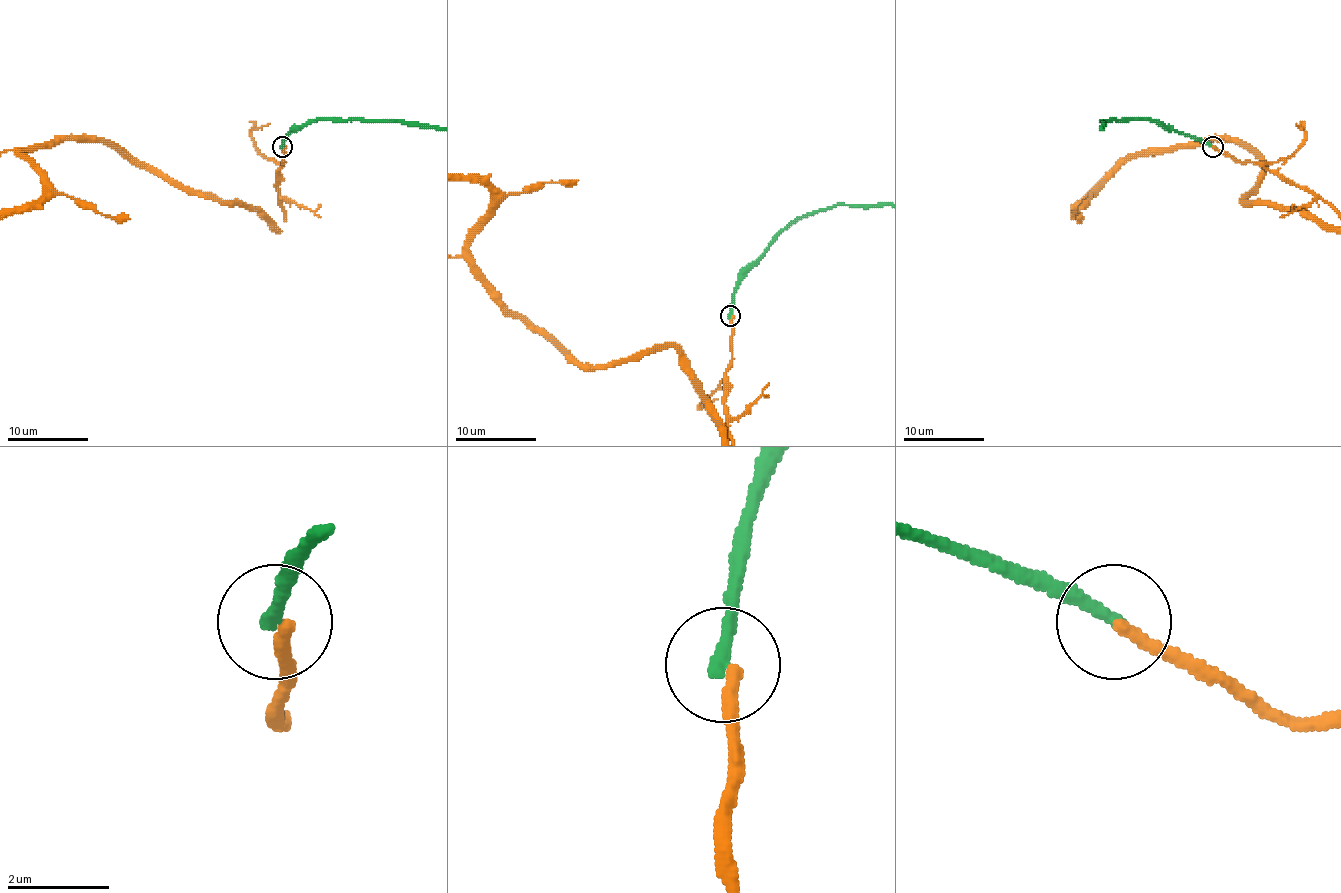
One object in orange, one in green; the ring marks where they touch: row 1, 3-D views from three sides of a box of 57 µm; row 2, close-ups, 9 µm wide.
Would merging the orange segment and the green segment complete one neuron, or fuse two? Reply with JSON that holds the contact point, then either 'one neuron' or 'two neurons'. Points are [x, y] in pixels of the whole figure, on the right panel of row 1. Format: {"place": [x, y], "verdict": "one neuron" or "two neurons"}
{"place": [1212, 146], "verdict": "two neurons"}

